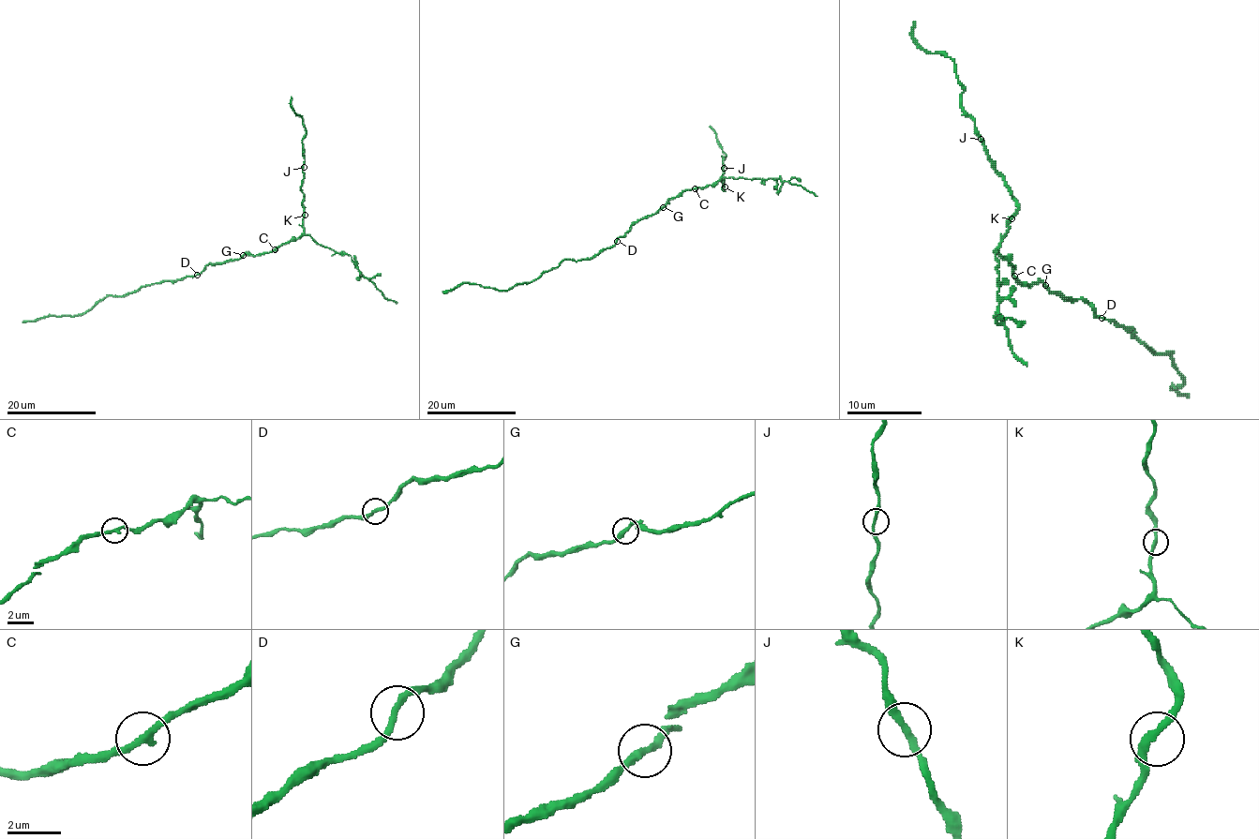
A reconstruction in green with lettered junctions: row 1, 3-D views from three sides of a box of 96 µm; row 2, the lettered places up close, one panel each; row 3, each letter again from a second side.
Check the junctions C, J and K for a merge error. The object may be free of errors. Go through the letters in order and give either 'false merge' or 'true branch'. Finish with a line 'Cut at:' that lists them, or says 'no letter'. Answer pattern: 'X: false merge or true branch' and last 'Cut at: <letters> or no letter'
C: true branch
J: true branch
K: true branch
Cut at: no letter

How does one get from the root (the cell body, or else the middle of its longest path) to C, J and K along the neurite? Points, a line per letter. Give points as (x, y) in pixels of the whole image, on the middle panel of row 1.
C: (656, 213), (670, 199), (694, 188)
J: (656, 213), (686, 190), (715, 185), (721, 179), (724, 190), (724, 168)
K: (656, 213), (686, 190), (715, 185), (721, 179), (725, 187)

